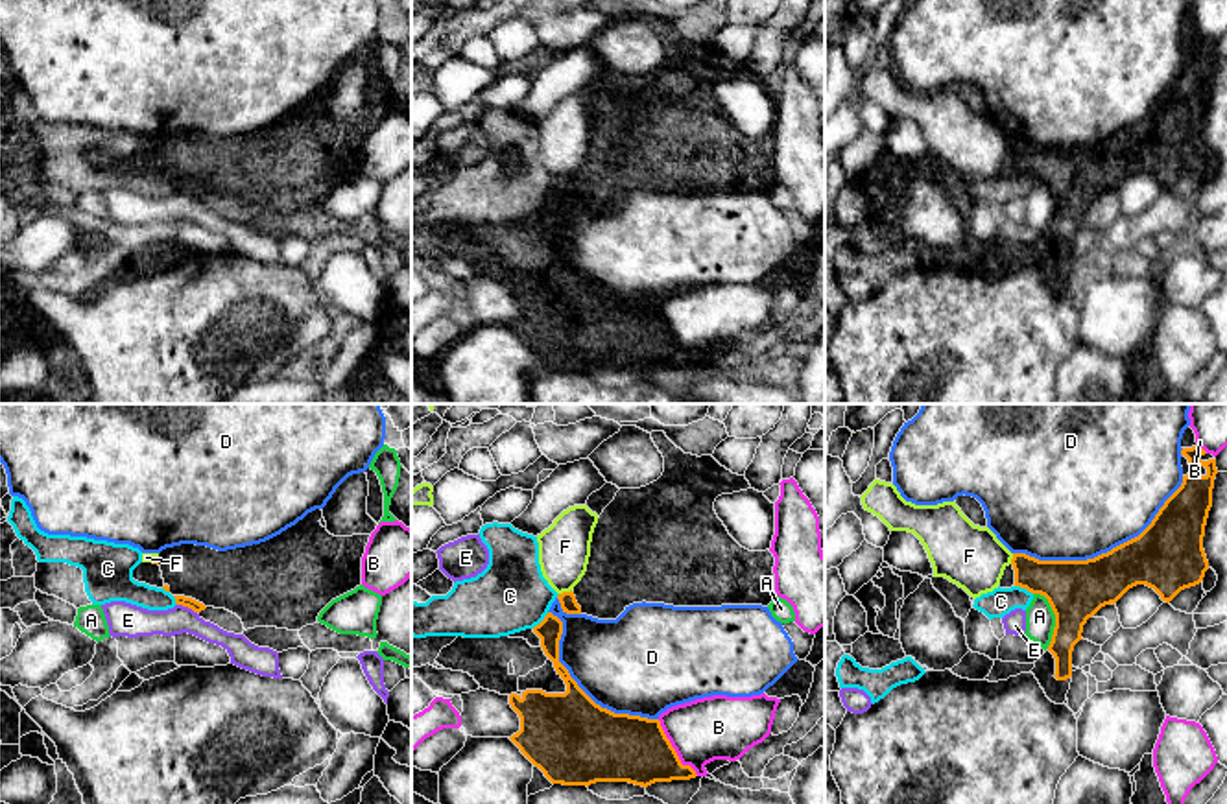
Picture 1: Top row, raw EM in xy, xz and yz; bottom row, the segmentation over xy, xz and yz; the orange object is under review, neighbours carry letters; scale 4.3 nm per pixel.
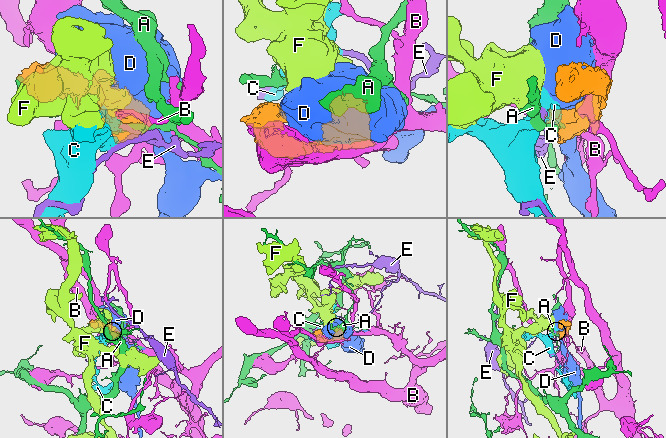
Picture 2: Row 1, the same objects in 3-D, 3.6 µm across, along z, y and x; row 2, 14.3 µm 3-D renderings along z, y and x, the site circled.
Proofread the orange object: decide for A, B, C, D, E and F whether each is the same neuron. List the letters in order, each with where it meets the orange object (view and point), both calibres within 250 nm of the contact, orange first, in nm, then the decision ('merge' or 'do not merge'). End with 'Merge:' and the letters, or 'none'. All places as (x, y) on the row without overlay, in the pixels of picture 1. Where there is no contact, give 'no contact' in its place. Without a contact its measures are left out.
A: yz (1056, 205) | 260/130 nm | do not merge
B: xz (674, 336) | 300/280 nm | do not merge
C: xz (541, 209) | 110/320 nm | do not merge
D: yz (1104, 141) | 280/480 nm | do not merge
E: xy (187, 192) | 50/140 nm | do not merge
F: xz (565, 179) | 70/220 nm | do not merge
Merge: none

